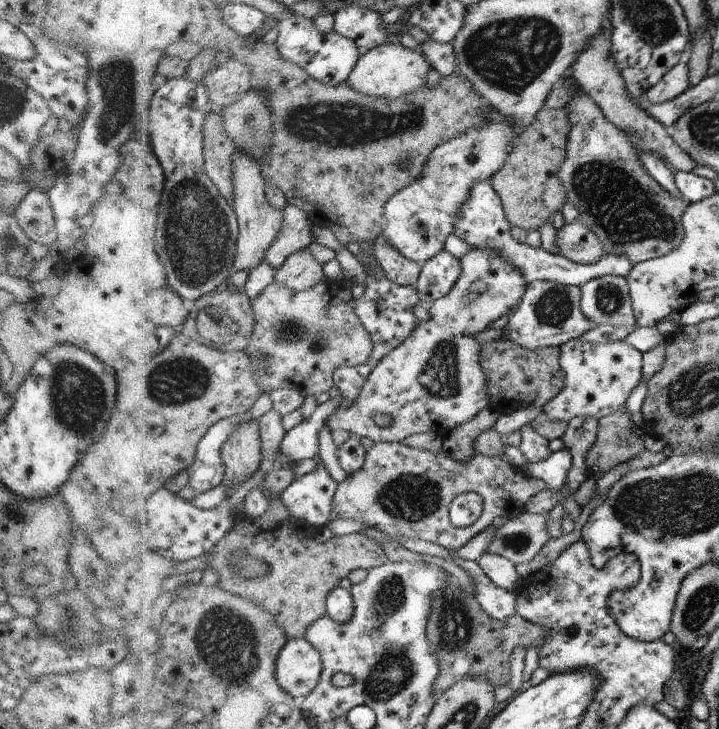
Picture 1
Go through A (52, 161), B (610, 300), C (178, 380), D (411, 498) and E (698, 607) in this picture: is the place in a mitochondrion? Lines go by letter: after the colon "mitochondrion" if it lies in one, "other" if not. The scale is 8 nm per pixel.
A: other
B: mitochondrion
C: mitochondrion
D: mitochondrion
E: mitochondrion

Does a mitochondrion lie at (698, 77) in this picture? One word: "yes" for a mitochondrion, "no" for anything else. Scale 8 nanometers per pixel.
no

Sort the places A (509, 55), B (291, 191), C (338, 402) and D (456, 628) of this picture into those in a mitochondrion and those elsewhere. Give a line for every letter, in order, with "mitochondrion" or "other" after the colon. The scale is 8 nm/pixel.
A: mitochondrion
B: other
C: other
D: mitochondrion

